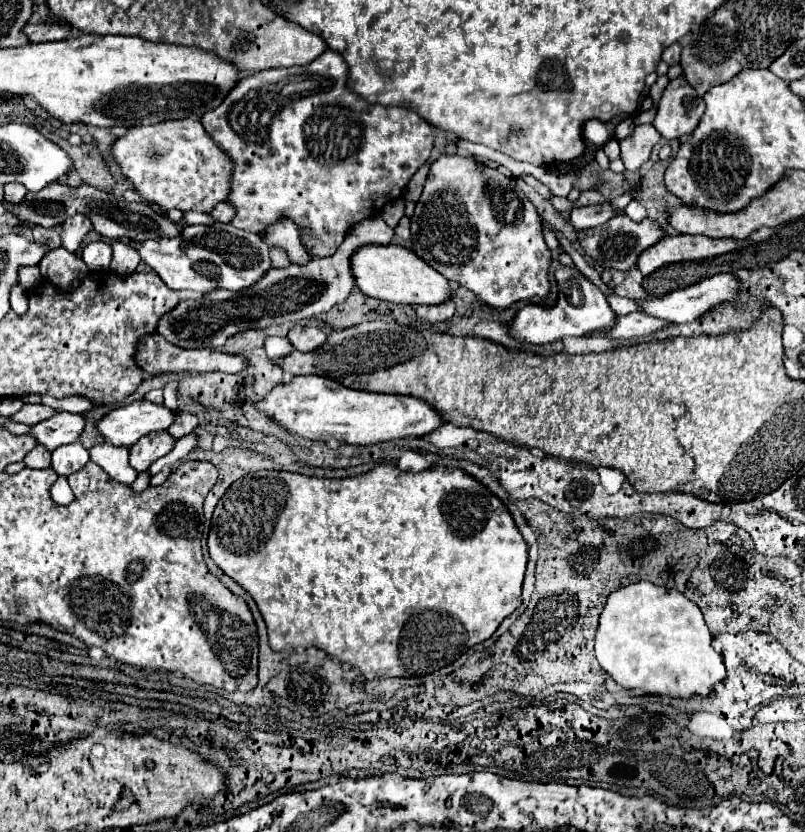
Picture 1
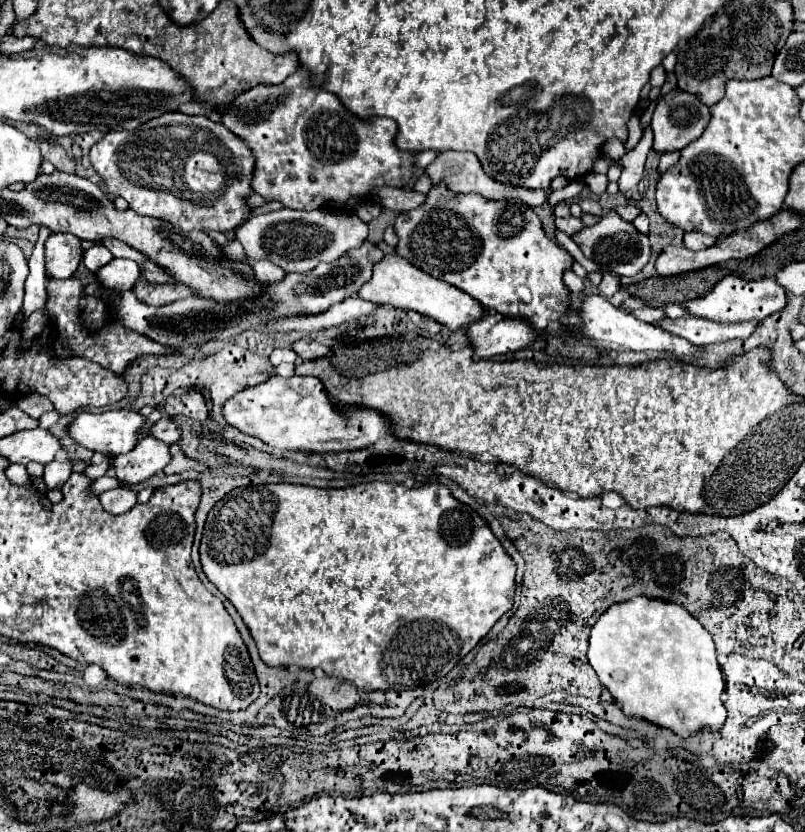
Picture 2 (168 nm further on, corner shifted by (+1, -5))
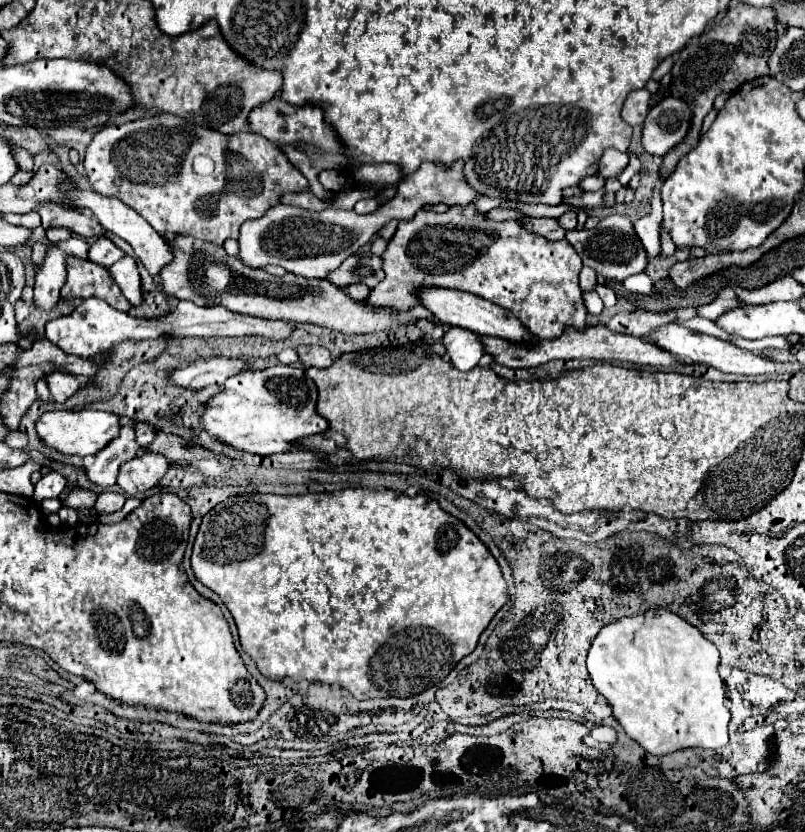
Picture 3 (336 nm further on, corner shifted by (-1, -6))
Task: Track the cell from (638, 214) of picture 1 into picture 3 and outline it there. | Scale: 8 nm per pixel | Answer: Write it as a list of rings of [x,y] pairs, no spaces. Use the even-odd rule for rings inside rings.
[[[651,206],[651,212],[635,222],[635,232],[637,232],[649,260],[655,260],[661,254],[661,242],[659,242],[661,220],[663,220],[661,206]]]

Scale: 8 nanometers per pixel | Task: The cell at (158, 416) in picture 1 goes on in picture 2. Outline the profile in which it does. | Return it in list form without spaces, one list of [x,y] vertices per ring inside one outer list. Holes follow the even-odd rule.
[[[113,409],[105,413],[81,413],[69,427],[71,437],[91,451],[129,453],[147,419],[139,411]]]

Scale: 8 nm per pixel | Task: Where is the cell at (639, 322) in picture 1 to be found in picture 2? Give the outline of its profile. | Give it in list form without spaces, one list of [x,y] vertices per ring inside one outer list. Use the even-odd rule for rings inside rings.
[[[679,317],[679,319],[659,319],[653,325],[659,329],[683,337],[691,343],[707,345],[707,343],[721,343],[727,339],[745,339],[749,337],[757,323],[733,323],[733,325],[721,325],[721,323],[709,323],[707,319],[693,319],[693,317]]]

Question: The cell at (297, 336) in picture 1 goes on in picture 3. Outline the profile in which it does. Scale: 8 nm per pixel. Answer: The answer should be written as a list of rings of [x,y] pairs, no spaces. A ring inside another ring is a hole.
[[[299,346],[297,348],[297,354],[299,354],[299,360],[305,364],[305,366],[315,366],[315,368],[325,368],[333,362],[331,358],[331,352],[323,346]]]

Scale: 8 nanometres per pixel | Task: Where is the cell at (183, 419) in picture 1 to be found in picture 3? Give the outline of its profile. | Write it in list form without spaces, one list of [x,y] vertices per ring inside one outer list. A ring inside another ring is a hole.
[[[139,422],[137,426],[135,426],[135,440],[137,440],[137,444],[141,446],[141,448],[145,448],[153,438],[155,438],[155,428],[151,428],[149,424],[143,424],[143,422]]]

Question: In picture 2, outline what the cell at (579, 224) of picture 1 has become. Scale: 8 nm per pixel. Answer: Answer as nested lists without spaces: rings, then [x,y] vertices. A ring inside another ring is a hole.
[[[569,215],[569,217],[563,217],[563,219],[555,219],[555,227],[557,227],[559,231],[567,233],[567,235],[573,235],[573,233],[581,231],[585,225],[583,225],[581,217],[573,217],[573,215]]]

